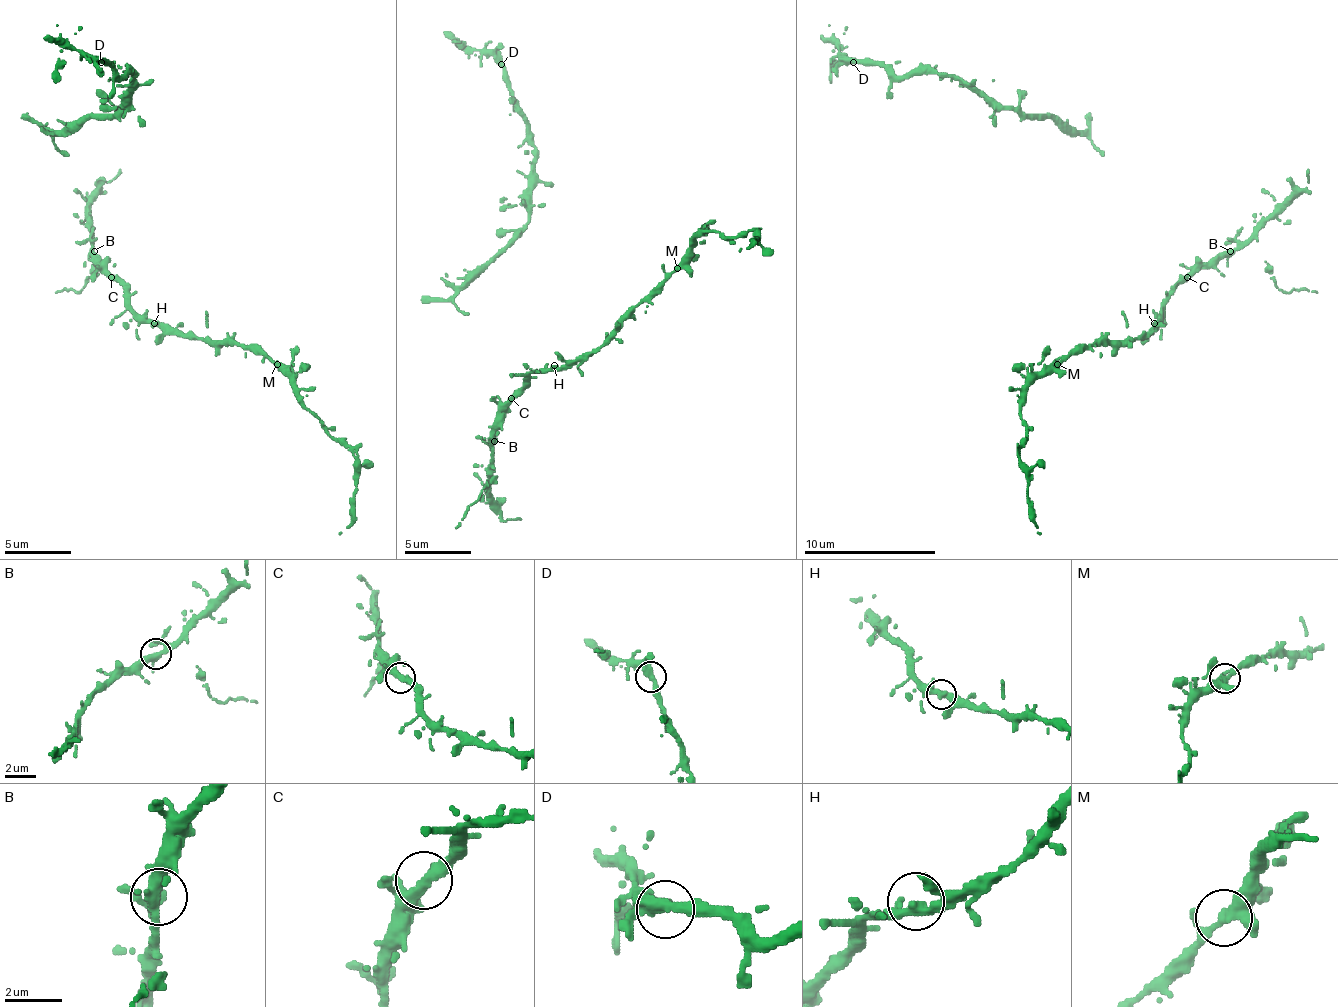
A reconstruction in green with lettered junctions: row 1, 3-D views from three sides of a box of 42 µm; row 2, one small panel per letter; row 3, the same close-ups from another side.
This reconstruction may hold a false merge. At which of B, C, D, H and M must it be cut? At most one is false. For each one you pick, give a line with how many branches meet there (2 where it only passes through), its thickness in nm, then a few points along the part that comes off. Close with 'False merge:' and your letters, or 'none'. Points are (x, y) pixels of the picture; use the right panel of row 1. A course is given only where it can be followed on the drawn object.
False merge: none

